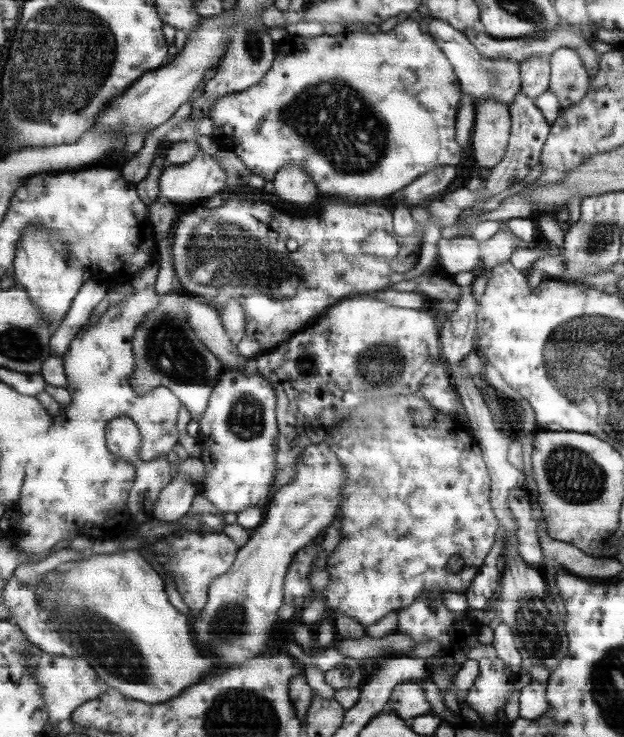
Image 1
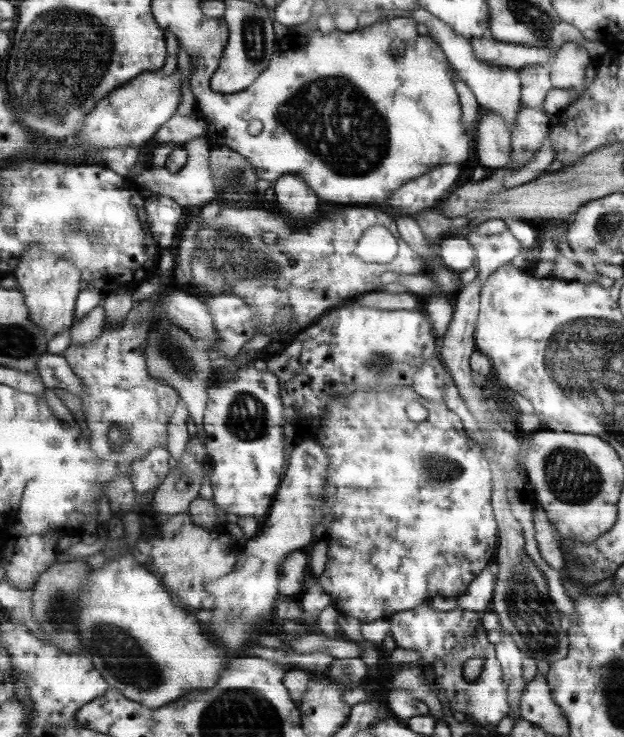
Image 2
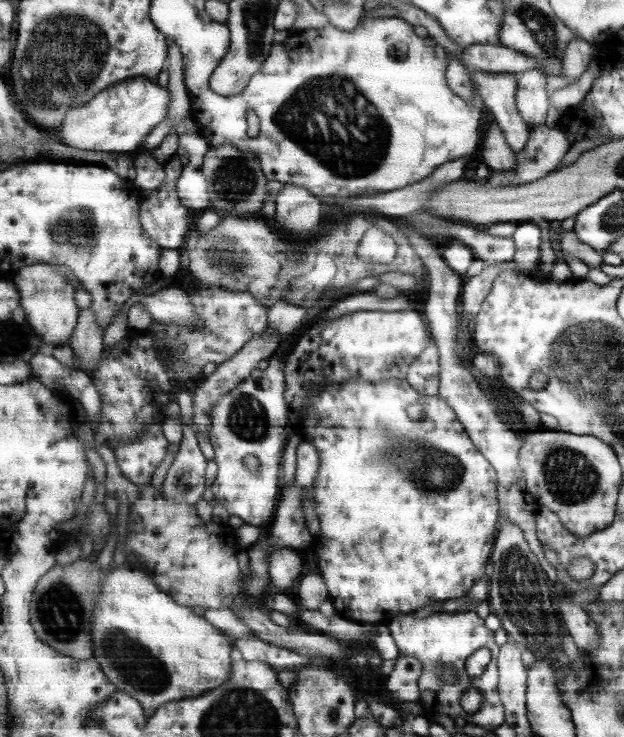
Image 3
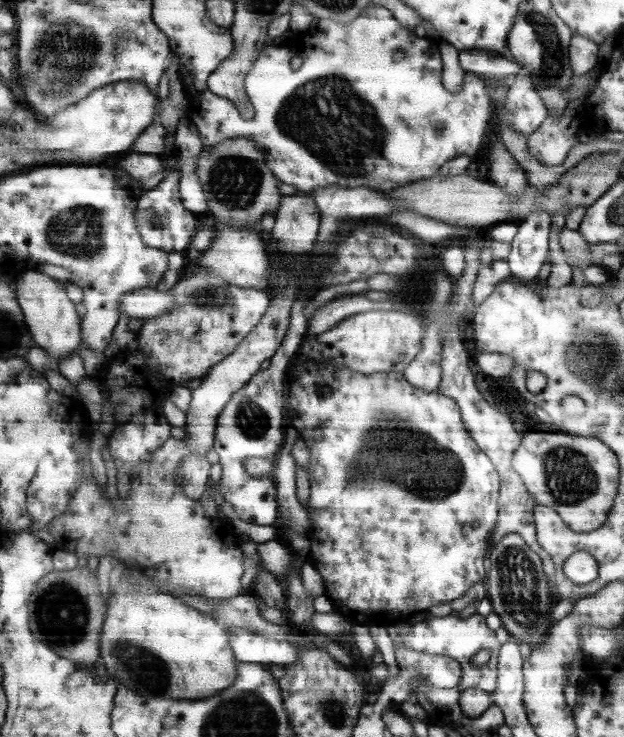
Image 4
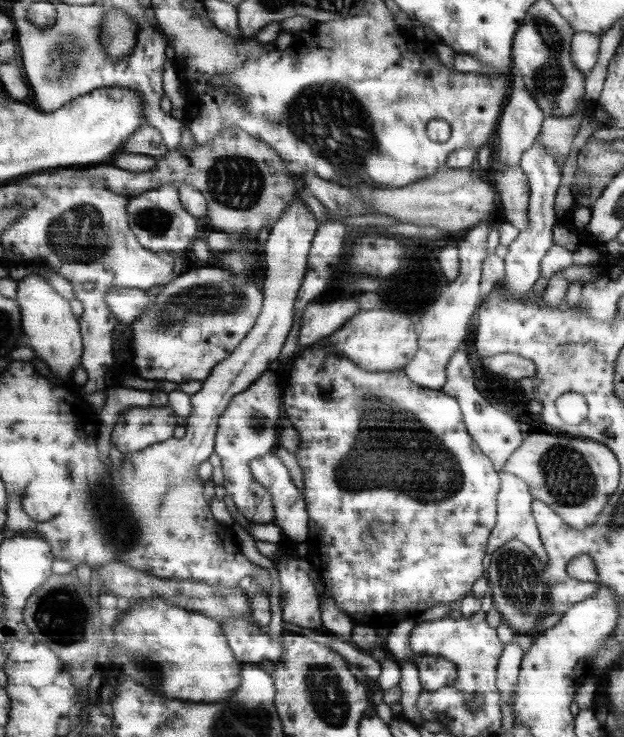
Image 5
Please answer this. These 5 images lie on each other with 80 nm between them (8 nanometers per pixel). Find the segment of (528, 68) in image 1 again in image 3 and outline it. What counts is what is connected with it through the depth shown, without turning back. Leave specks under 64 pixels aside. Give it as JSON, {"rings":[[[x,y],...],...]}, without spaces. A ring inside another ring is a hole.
{"rings":[[[537,69],[517,75],[514,102],[527,129],[551,122],[547,117],[549,105],[546,82],[545,74],[541,74],[541,70]]]}

